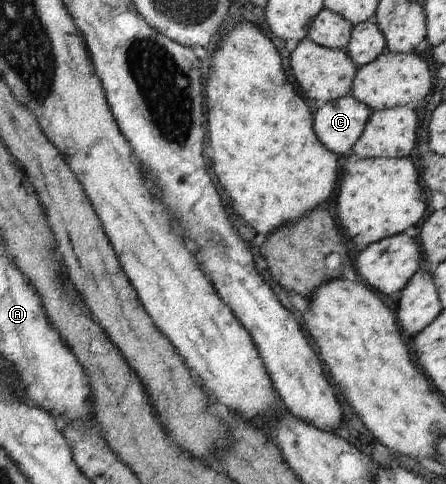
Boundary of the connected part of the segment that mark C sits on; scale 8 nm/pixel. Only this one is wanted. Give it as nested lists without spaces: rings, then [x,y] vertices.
[[[353,95],[332,100],[313,115],[313,128],[321,144],[345,159],[359,140],[372,111]]]

